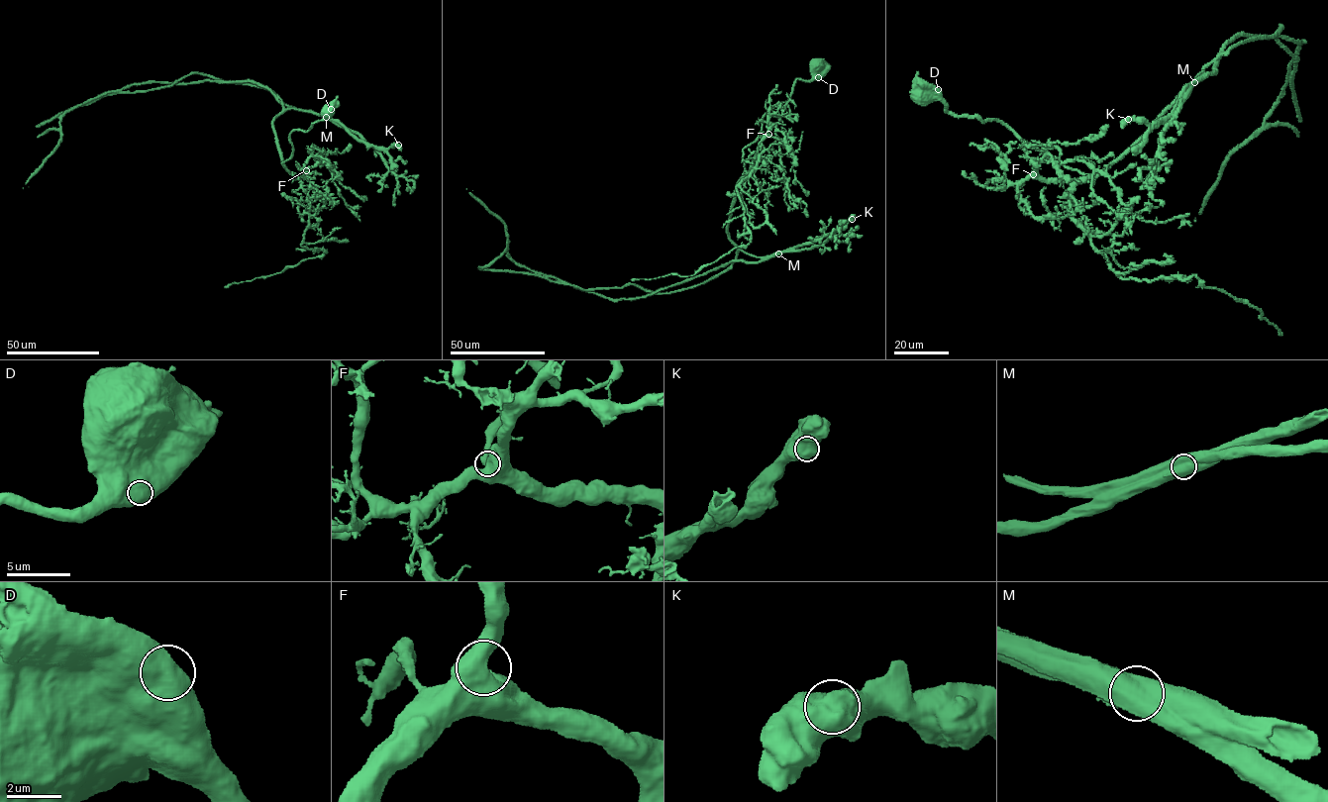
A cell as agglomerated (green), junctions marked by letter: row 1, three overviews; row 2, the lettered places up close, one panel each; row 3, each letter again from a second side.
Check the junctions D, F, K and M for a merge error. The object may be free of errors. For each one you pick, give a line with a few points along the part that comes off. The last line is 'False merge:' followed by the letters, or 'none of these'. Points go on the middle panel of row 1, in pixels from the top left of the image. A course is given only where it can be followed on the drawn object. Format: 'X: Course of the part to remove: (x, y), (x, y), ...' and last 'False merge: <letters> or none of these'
M: Course of the part to remove: (777, 253), (763, 261), (725, 263), (644, 296), (605, 298), (513, 259), (507, 250), (504, 224), (466, 188)
False merge: M

